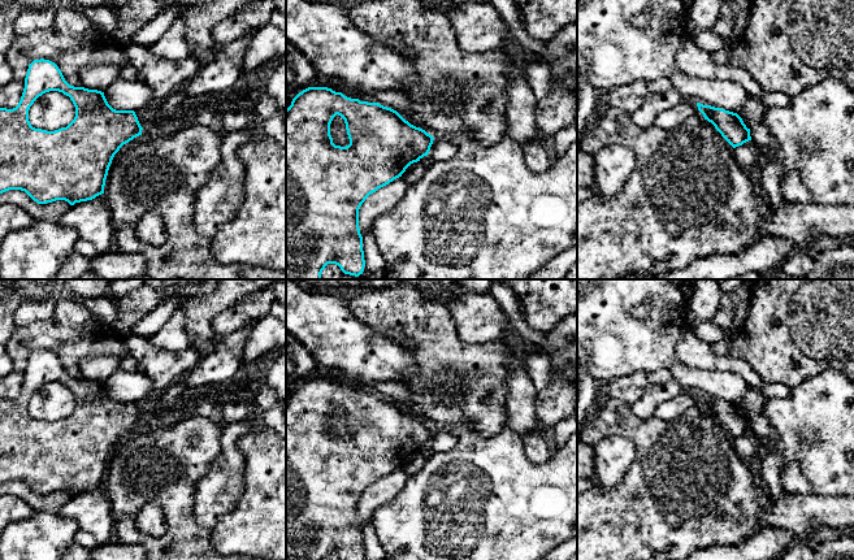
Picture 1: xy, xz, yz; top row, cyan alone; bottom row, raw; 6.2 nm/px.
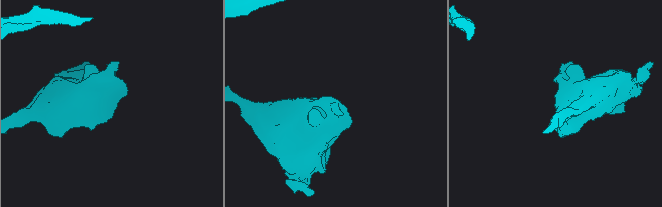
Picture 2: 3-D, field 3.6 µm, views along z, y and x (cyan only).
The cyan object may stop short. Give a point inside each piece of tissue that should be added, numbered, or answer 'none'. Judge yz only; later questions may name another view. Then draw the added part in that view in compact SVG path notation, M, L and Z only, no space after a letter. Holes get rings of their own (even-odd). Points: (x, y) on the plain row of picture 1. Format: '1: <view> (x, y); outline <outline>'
none

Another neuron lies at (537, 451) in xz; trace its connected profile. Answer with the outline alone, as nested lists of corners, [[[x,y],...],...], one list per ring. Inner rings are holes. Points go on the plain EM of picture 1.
[[[539,431],[528,433],[521,439],[525,456],[530,463],[542,465],[551,459],[554,451],[547,446]]]

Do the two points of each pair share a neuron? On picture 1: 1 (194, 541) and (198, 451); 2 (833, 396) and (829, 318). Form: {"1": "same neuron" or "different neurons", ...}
{"1": "same neuron", "2": "different neurons"}

